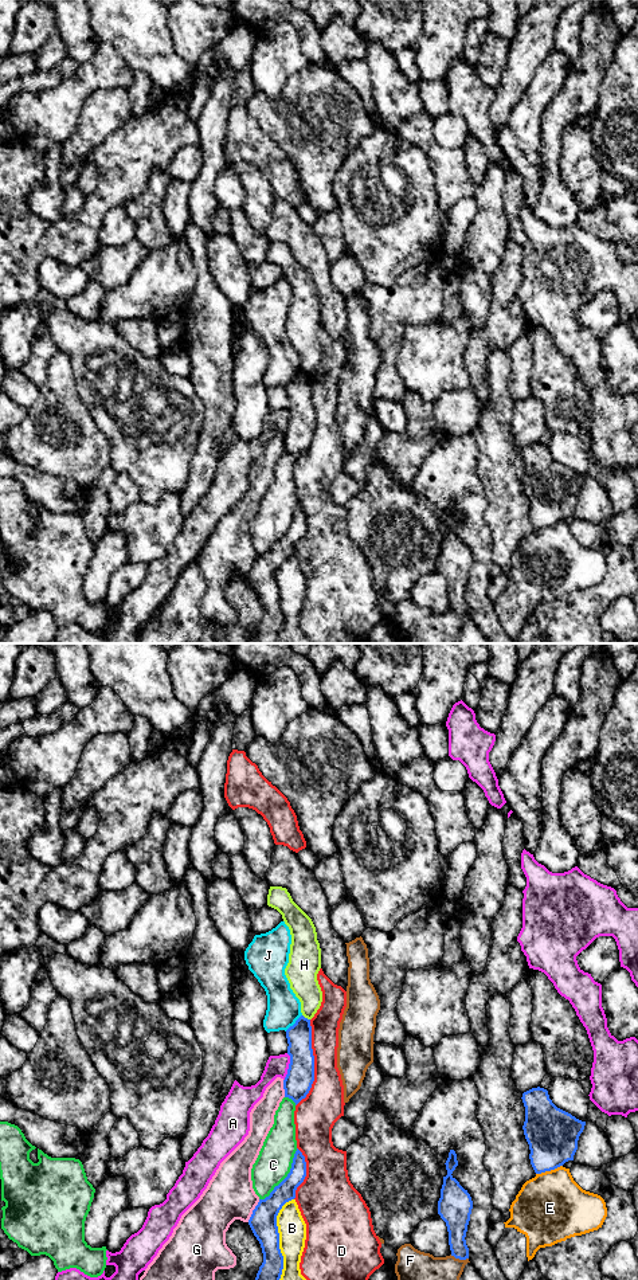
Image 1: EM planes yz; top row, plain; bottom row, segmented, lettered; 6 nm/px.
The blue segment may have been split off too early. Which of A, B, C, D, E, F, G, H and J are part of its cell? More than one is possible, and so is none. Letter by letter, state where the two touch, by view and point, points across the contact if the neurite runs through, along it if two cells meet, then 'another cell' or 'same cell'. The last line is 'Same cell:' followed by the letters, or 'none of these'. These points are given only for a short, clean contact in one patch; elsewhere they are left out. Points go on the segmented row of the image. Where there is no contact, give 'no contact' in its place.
A: meets blue in yz at (289, 1067); another cell
B: meets blue in yz at (278, 1237); another cell
C: meets blue in yz at (286, 1177); another cell
D: meets blue in yz at (313, 1063); another cell
E: meets blue in yz at (548, 1170); another cell
F: meets blue in yz at (460, 1259); another cell
G: meets blue in yz at (253, 1210); another cell
H: meets blue in yz at (306, 1018); border along yz (302, 1014), (309, 1020); another cell
J: meets blue in yz at (294, 1024); another cell
Same cell: none of these

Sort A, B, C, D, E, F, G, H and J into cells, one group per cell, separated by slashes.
A / B / C / D / E / F / G / H / J

